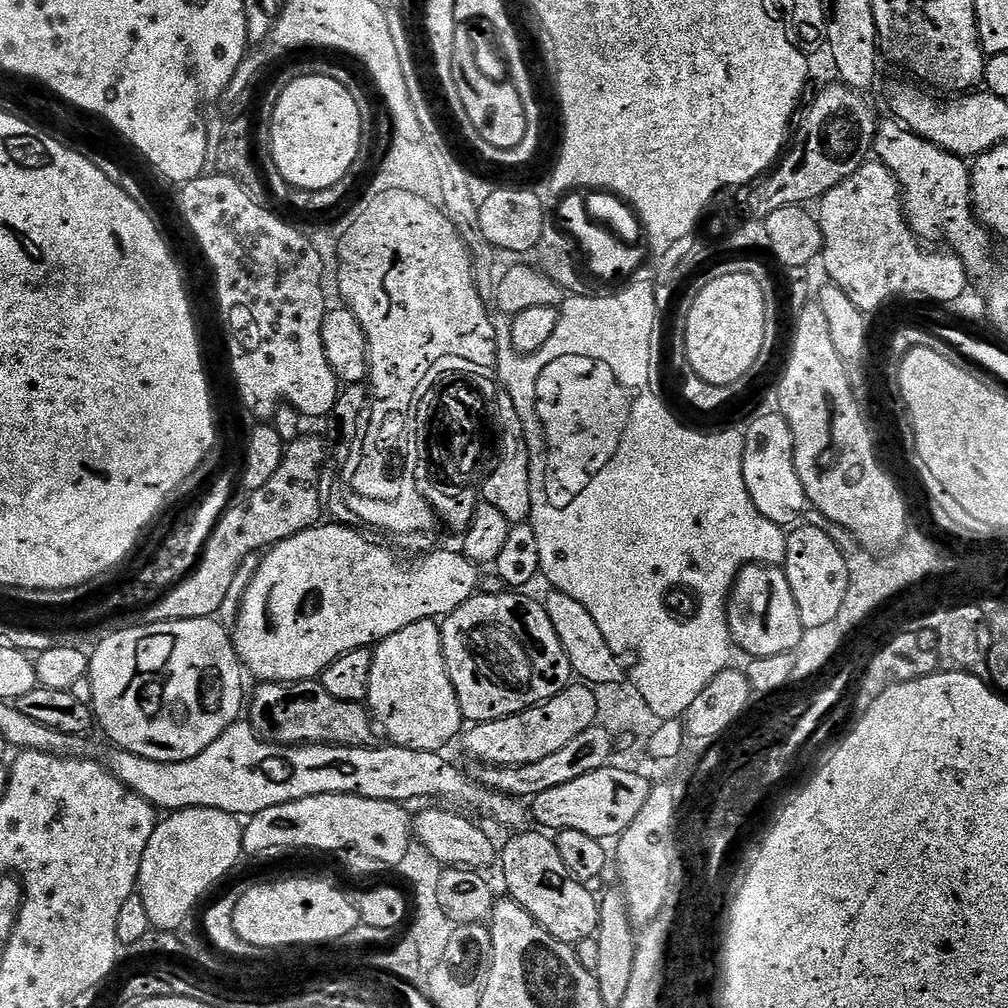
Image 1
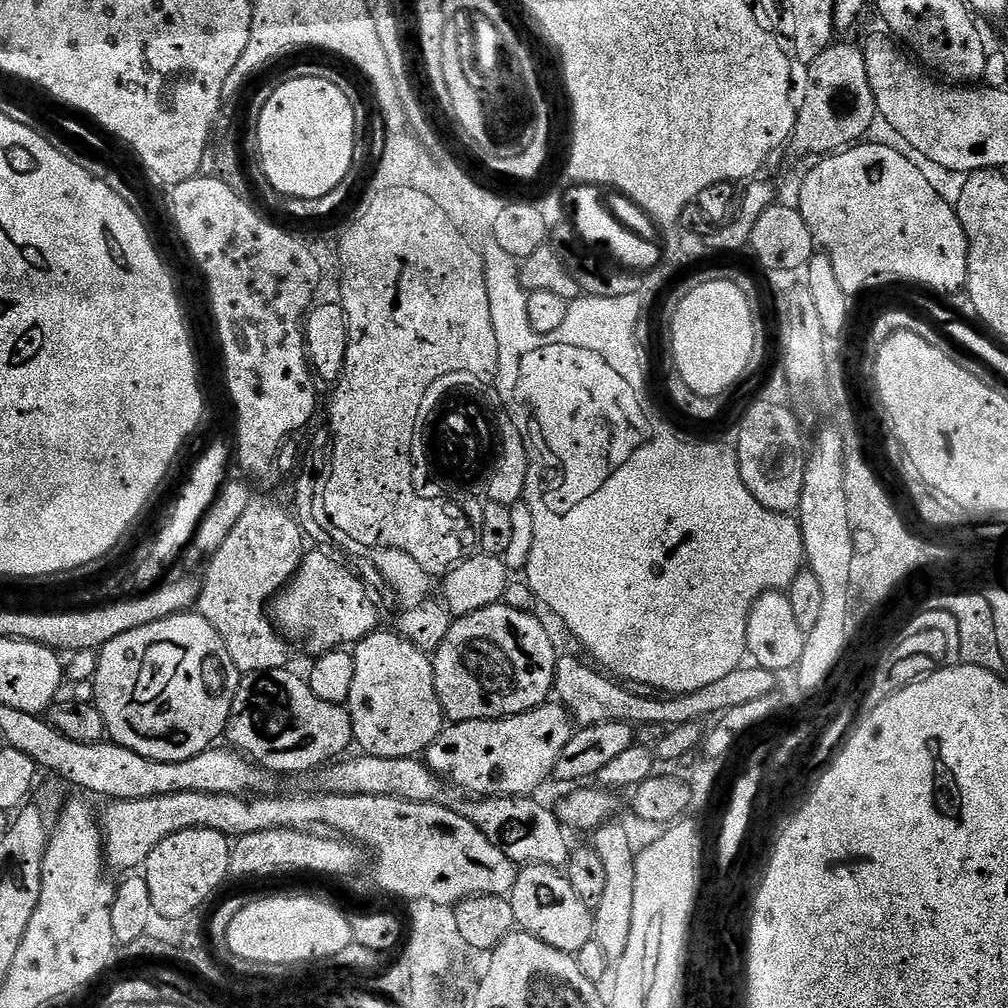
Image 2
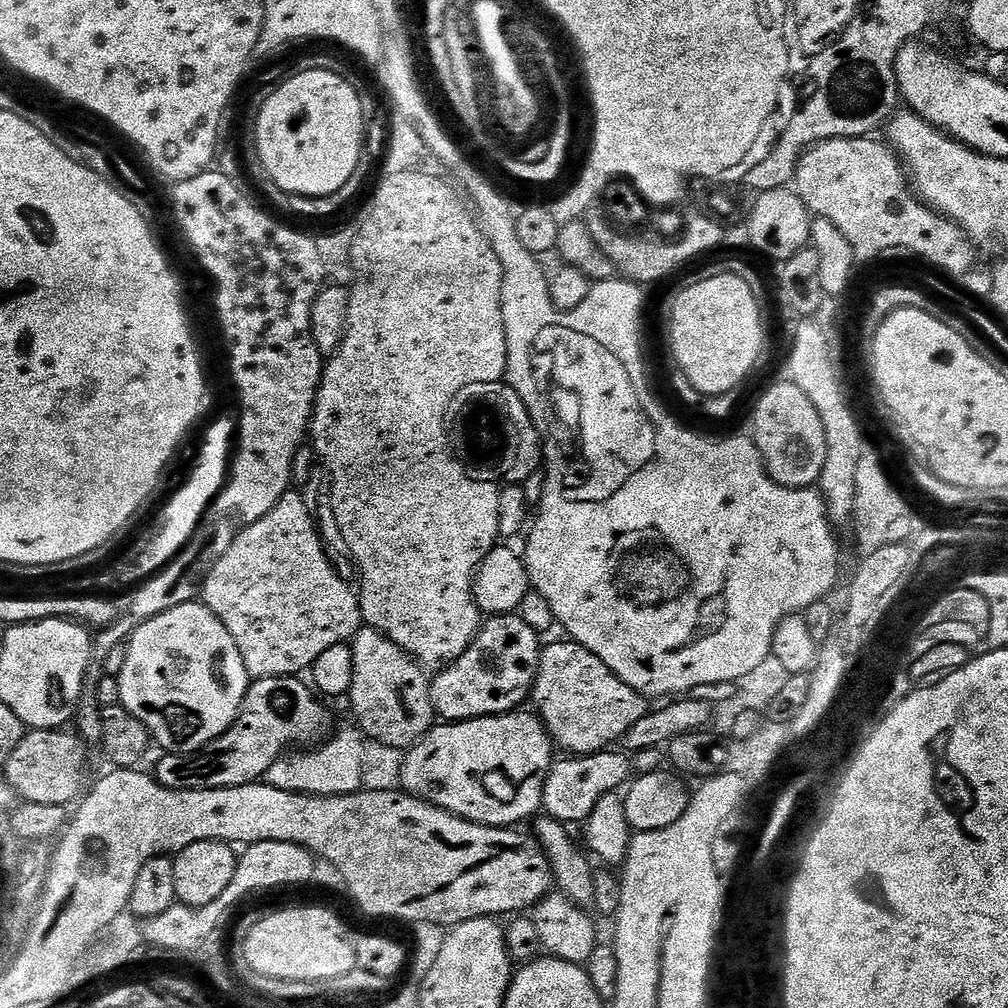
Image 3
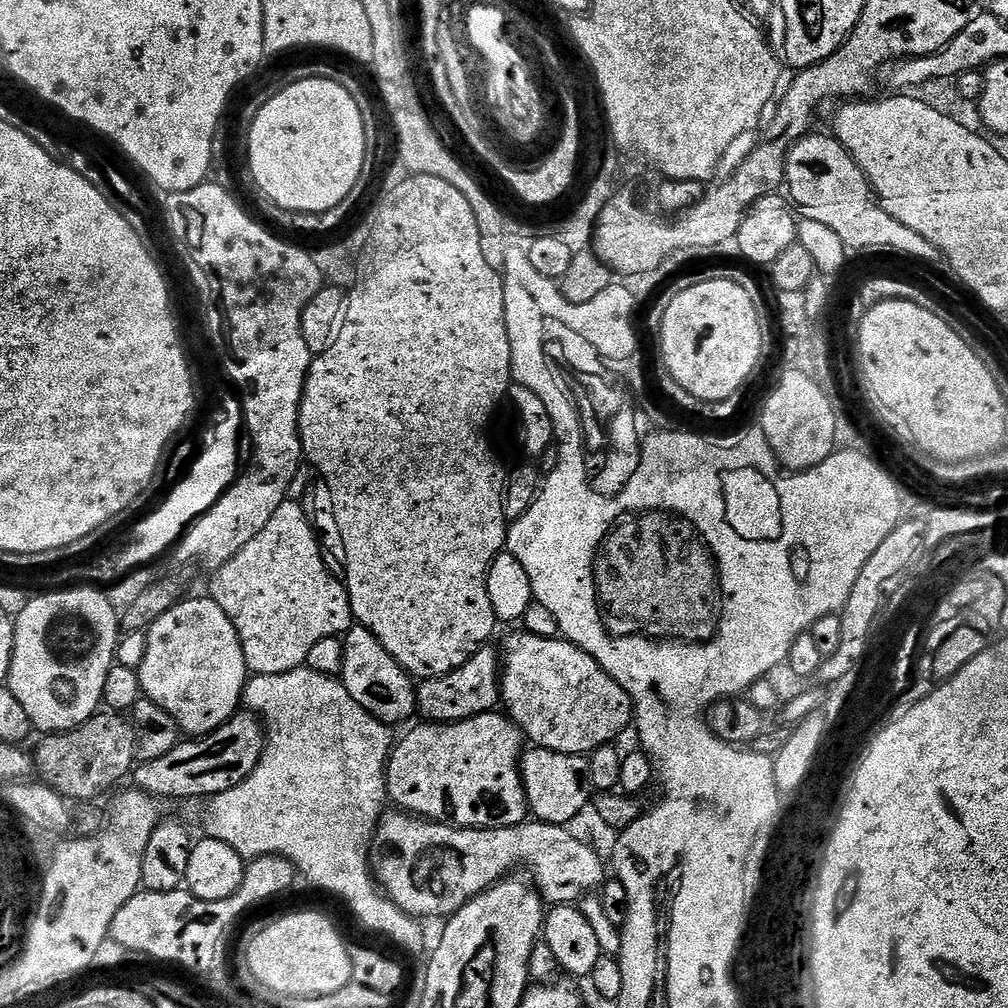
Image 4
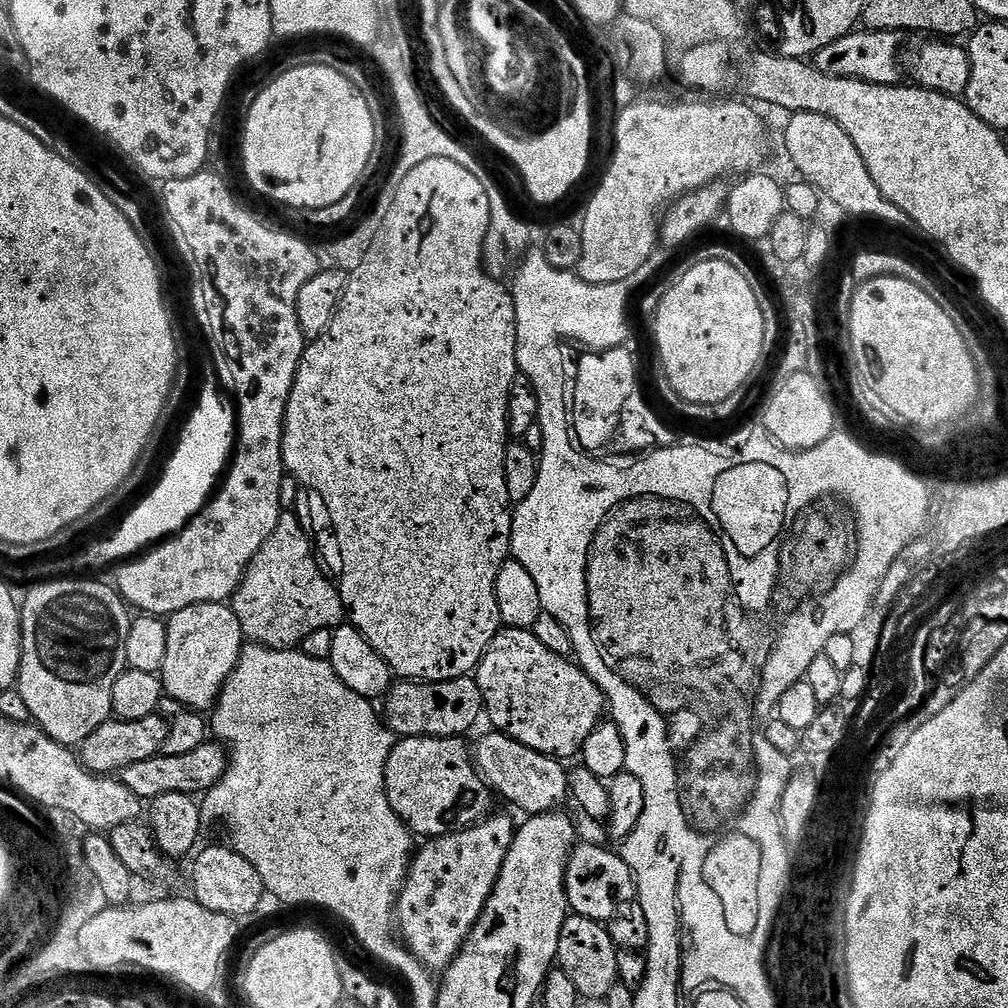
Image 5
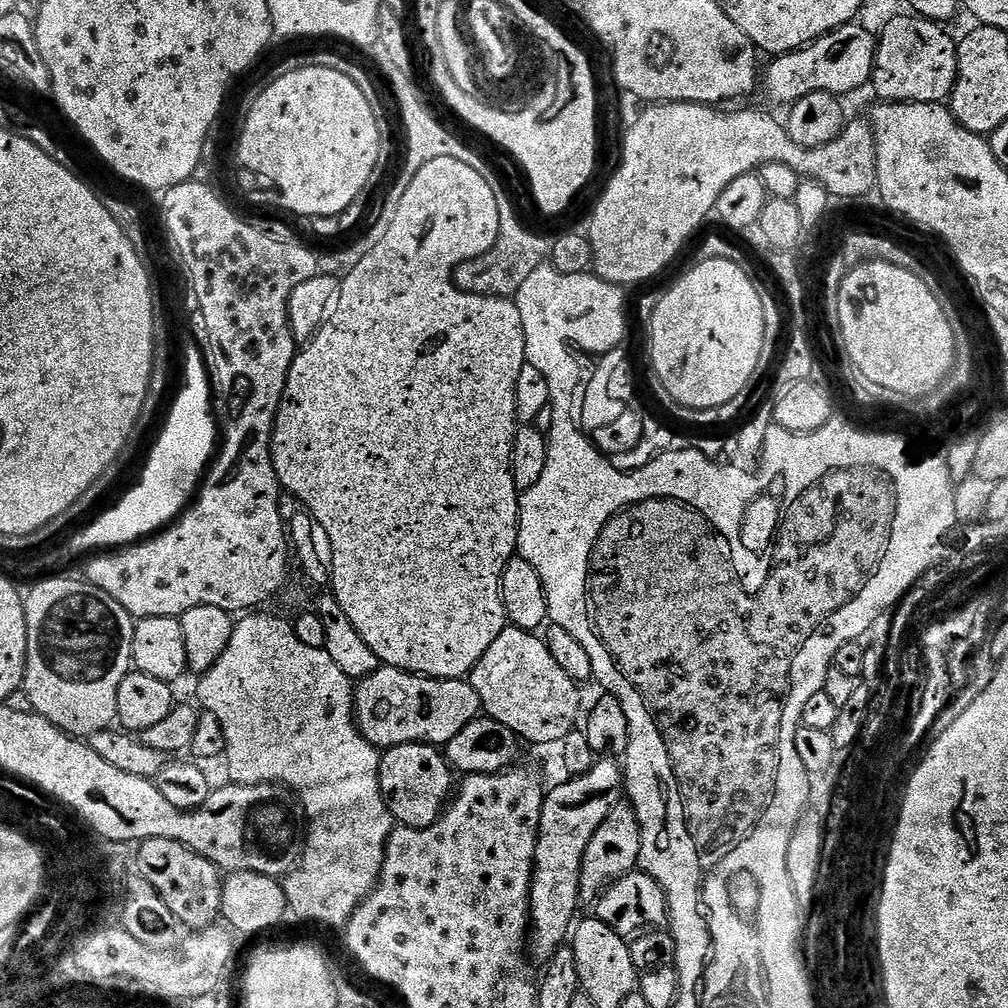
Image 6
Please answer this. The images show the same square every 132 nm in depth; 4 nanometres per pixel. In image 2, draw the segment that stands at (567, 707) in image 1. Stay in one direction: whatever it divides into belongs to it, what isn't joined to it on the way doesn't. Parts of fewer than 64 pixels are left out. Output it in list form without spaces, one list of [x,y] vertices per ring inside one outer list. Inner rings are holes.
[[[545,702],[538,705],[534,710],[529,712],[523,712],[517,716],[504,716],[501,720],[461,720],[459,722],[452,722],[445,727],[444,731],[440,733],[440,736],[434,741],[428,748],[426,753],[426,763],[437,776],[443,778],[445,781],[457,784],[464,792],[473,792],[473,797],[476,798],[491,798],[493,796],[532,796],[535,793],[535,788],[539,784],[544,784],[555,773],[556,764],[559,762],[560,757],[563,756],[566,746],[574,735],[574,719],[571,712],[564,707],[563,703]]]

